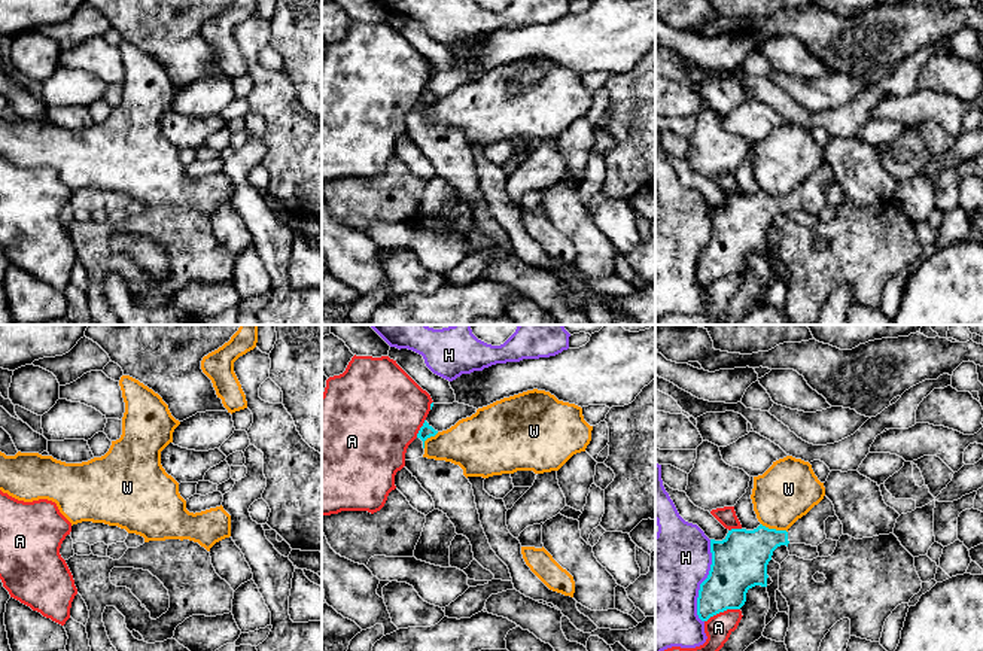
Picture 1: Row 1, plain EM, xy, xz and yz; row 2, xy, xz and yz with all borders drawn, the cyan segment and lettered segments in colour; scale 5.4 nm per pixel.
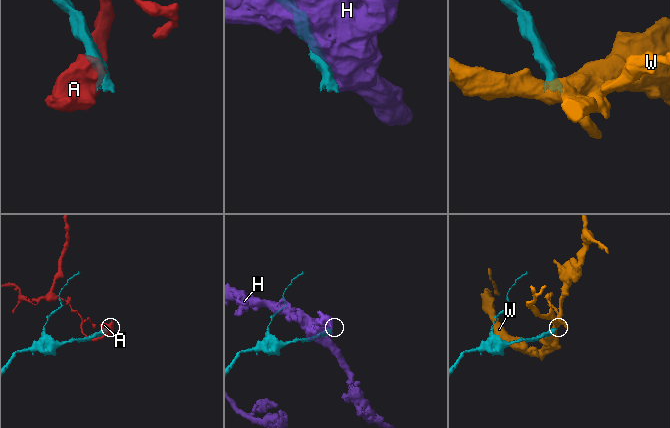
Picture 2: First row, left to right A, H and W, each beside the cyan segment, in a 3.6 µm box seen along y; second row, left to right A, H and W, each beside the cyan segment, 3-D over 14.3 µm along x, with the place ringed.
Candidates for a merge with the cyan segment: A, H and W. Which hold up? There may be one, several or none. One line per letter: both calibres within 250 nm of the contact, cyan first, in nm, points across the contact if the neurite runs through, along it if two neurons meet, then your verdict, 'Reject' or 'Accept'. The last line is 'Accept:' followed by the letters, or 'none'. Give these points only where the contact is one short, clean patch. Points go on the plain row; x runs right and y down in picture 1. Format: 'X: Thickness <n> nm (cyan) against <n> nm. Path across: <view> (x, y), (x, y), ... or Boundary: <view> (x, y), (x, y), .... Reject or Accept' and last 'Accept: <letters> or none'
A: Thickness 260 nm (cyan) against 140 nm. Reject
H: Thickness 300 nm (cyan) against 460 nm. Reject
W: Thickness 300 nm (cyan) against 320 nm. Boundary: yz (761, 189), (787, 198). Reject
Accept: none

